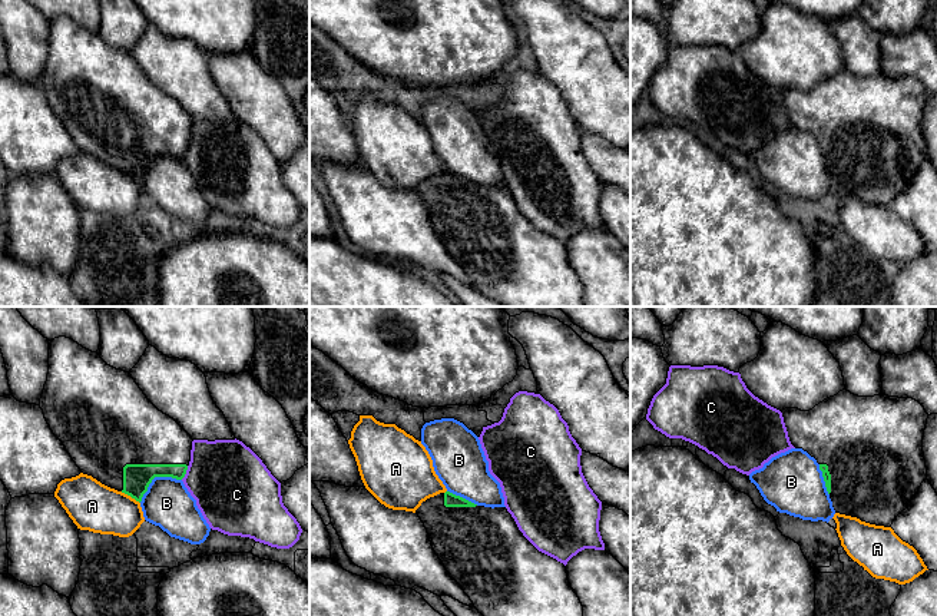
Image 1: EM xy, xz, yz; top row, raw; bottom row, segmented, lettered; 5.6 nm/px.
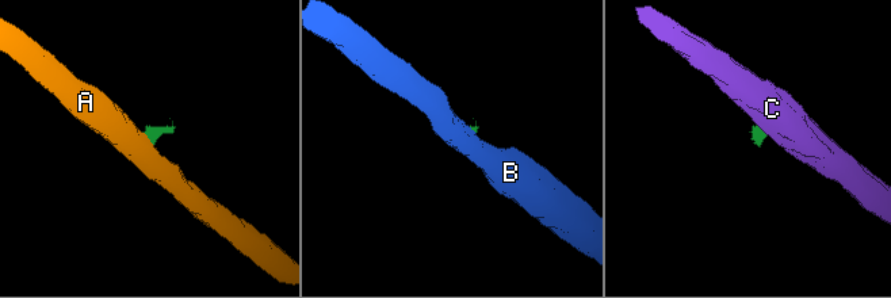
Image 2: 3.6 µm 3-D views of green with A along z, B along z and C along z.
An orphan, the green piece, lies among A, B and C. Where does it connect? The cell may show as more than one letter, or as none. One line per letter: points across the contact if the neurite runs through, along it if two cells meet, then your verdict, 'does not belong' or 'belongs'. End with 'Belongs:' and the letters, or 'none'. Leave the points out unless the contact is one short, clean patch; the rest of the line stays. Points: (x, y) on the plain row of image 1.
A: border along xy (121, 171), (139, 182); does not belong
B: border along xy (181, 158), (155, 156), (139, 181); does not belong
C: border along xy (188, 145), (181, 158); does not belong
Belongs: none

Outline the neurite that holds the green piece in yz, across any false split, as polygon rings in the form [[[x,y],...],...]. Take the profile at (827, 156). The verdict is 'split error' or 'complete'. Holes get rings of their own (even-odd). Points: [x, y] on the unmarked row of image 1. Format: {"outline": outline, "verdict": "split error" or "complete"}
{"outline": [[[847,69],[809,90],[781,90],[791,123],[820,143],[835,192],[890,206],[927,159],[923,116],[928,93],[913,77],[858,76]]], "verdict": "split error"}

